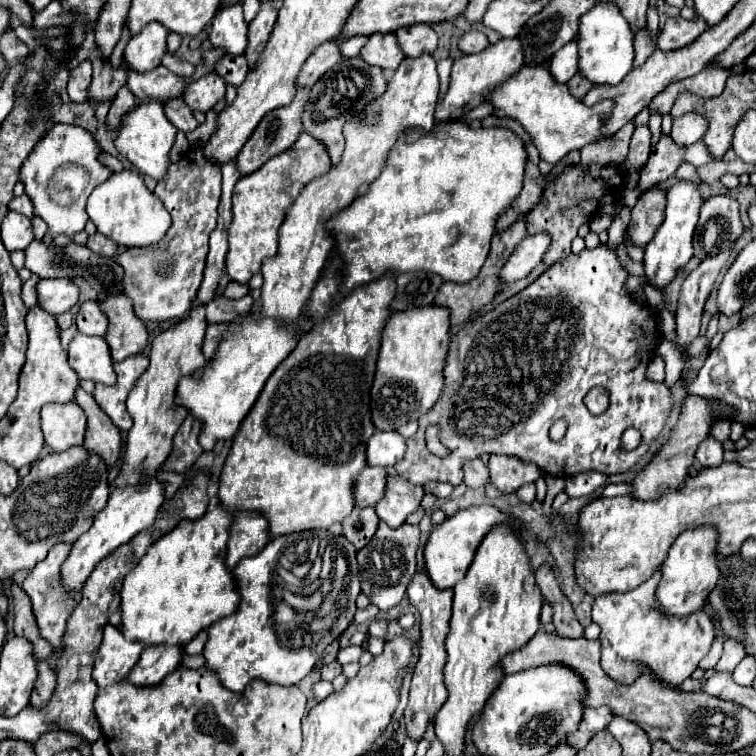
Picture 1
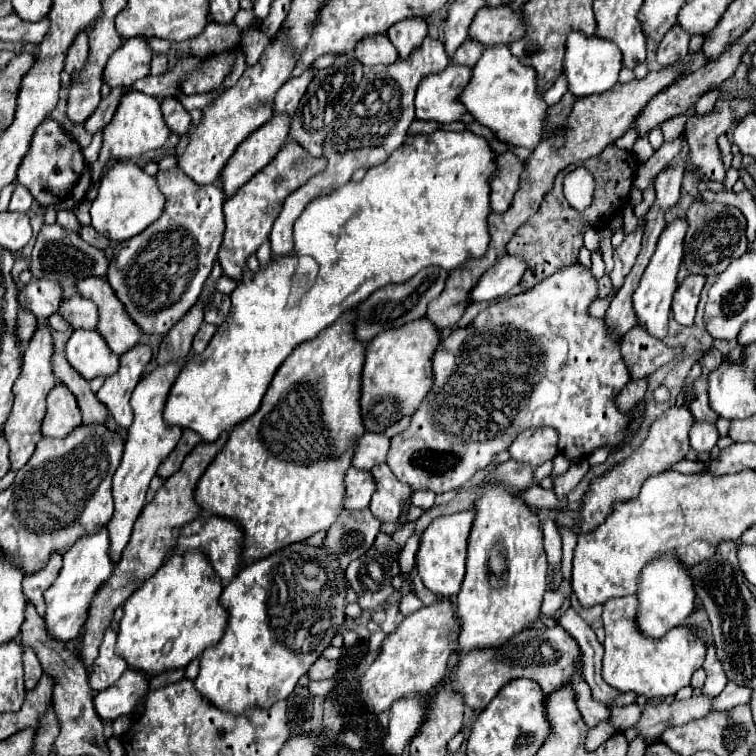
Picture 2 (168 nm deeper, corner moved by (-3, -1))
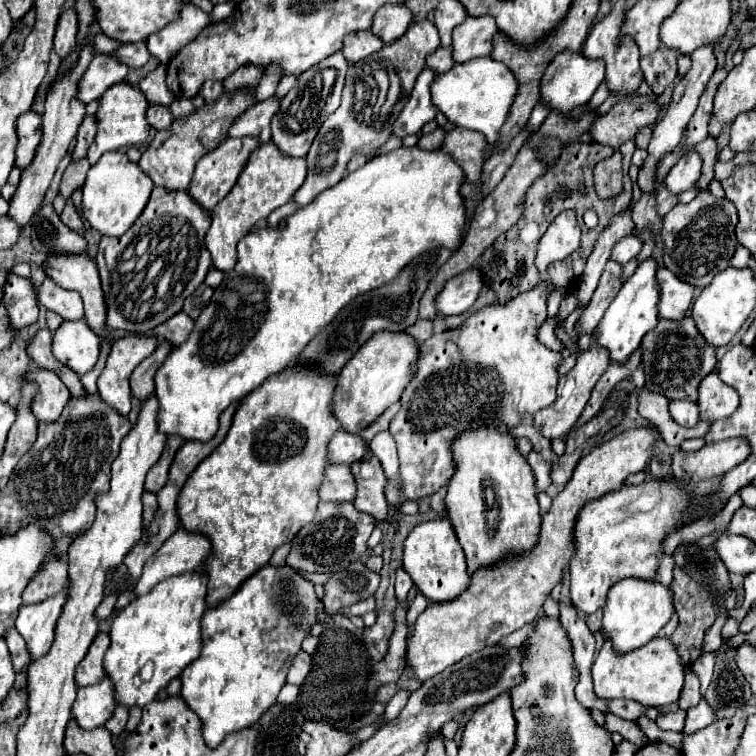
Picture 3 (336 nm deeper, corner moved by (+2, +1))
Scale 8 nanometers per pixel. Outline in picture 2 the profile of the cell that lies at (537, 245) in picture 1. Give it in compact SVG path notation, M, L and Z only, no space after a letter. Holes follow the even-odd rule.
M509 255L499 257L495 265L481 275L475 289L469 291L469 301L489 303L503 297L507 291L519 285L523 273L525 273L525 263L521 261L521 257L509 257Z

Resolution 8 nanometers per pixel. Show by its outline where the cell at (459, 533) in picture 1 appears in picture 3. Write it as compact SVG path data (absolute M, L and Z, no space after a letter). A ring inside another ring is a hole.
M448 517L422 521L412 529L412 533L404 541L402 567L412 577L414 585L424 593L424 597L432 601L450 601L458 597L460 591L464 591L470 583L464 551L456 539L456 533L452 531L452 523Z

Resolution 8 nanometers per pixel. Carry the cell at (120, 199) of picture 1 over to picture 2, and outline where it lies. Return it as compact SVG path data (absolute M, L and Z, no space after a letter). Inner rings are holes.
M117 161L103 173L97 197L91 205L91 225L111 241L127 241L149 227L163 213L163 193L157 187L157 179L141 171L131 161Z

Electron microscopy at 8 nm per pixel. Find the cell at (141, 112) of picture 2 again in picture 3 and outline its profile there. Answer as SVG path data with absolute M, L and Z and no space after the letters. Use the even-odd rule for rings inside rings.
M118 83L112 89L108 89L100 97L100 109L96 111L98 133L96 133L94 143L88 149L88 155L86 155L90 165L94 165L100 159L100 155L104 155L108 151L118 151L122 147L142 145L150 135L146 109L148 109L148 101L146 101L146 97L144 97L144 93L140 89L136 89L136 87L128 85L128 83Z

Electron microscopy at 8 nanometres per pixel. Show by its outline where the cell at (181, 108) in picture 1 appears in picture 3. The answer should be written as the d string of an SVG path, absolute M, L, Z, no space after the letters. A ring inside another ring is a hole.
M150 105L148 107L148 123L154 127L154 129L168 129L172 125L172 111L166 107L166 105Z

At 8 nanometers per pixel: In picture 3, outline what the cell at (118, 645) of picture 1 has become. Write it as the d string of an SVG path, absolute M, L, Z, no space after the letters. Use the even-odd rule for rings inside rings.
M98 633L86 653L86 657L82 659L82 663L76 667L76 683L80 687L88 687L88 685L96 685L106 677L104 671L104 653L110 645L110 637L108 633Z

